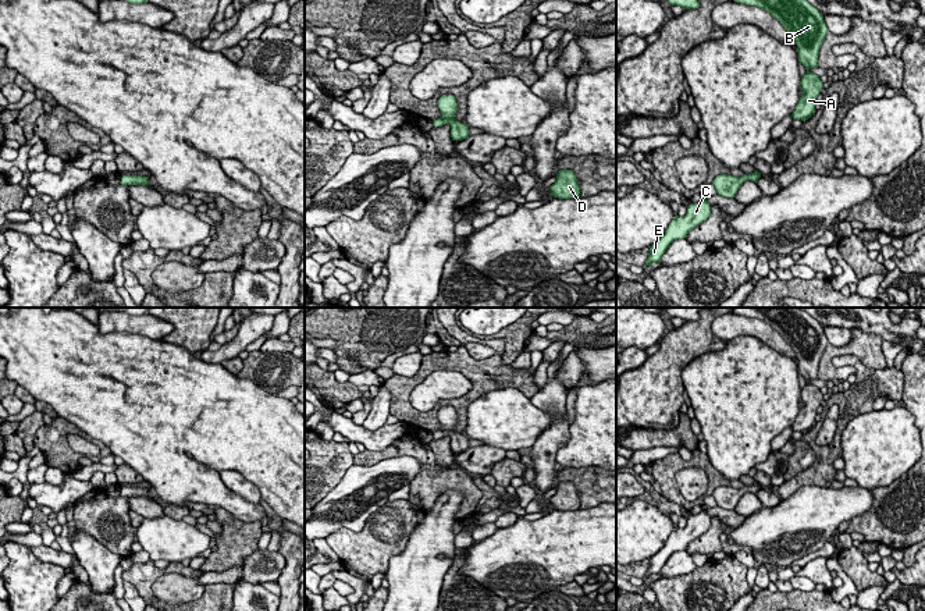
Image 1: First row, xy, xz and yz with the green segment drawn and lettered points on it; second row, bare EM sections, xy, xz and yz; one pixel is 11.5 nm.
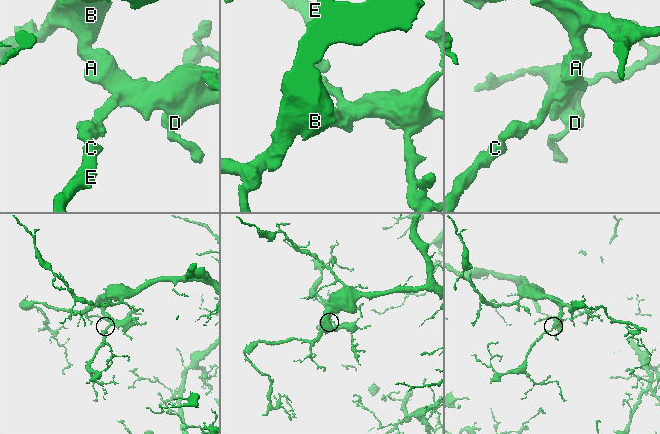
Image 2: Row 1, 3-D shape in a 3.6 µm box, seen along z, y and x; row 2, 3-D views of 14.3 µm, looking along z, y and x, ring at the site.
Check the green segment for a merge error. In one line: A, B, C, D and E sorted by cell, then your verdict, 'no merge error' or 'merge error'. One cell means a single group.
groups A B C D E; no merge error

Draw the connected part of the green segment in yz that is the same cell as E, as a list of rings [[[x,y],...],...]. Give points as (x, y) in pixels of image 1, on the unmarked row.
[[[702,504],[701,512],[687,518],[687,525],[683,529],[673,529],[665,546],[650,558],[648,571],[643,579],[661,573],[661,569],[673,553],[687,550],[687,546],[694,539],[704,534],[709,529],[711,518],[707,512],[708,509],[709,508]]]

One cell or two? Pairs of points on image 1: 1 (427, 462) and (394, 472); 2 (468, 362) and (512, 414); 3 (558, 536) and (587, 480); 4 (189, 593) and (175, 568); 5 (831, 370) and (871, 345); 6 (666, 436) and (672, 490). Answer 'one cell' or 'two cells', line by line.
1: two cells
2: two cells
3: two cells
4: two cells
5: one cell
6: two cells

